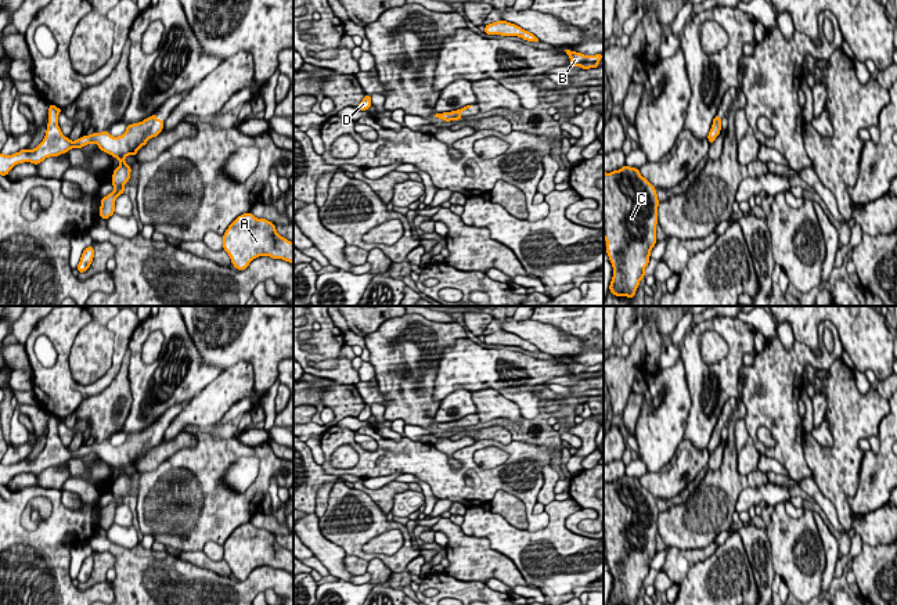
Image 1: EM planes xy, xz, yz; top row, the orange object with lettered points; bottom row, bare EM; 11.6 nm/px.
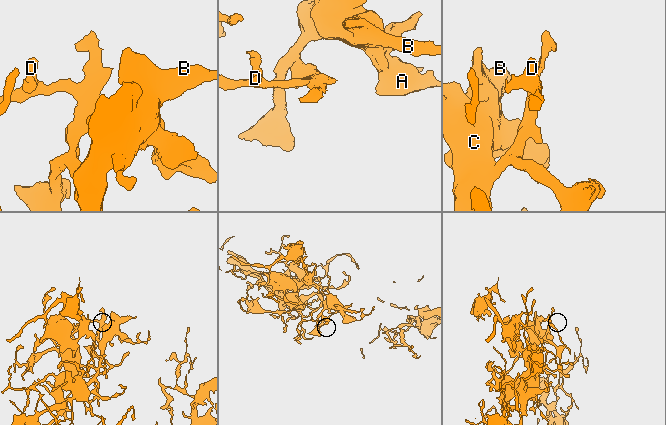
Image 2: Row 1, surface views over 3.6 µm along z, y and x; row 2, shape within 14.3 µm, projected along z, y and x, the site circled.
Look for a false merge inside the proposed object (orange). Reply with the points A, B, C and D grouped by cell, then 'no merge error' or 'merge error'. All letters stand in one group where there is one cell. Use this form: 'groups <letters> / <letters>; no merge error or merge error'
groups A B C D; no merge error

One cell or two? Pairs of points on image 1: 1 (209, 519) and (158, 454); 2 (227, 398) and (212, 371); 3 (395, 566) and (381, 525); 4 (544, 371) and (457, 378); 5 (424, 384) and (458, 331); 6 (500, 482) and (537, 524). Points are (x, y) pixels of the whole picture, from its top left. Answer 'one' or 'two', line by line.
1: two
2: two
3: one
4: one
5: one
6: one

